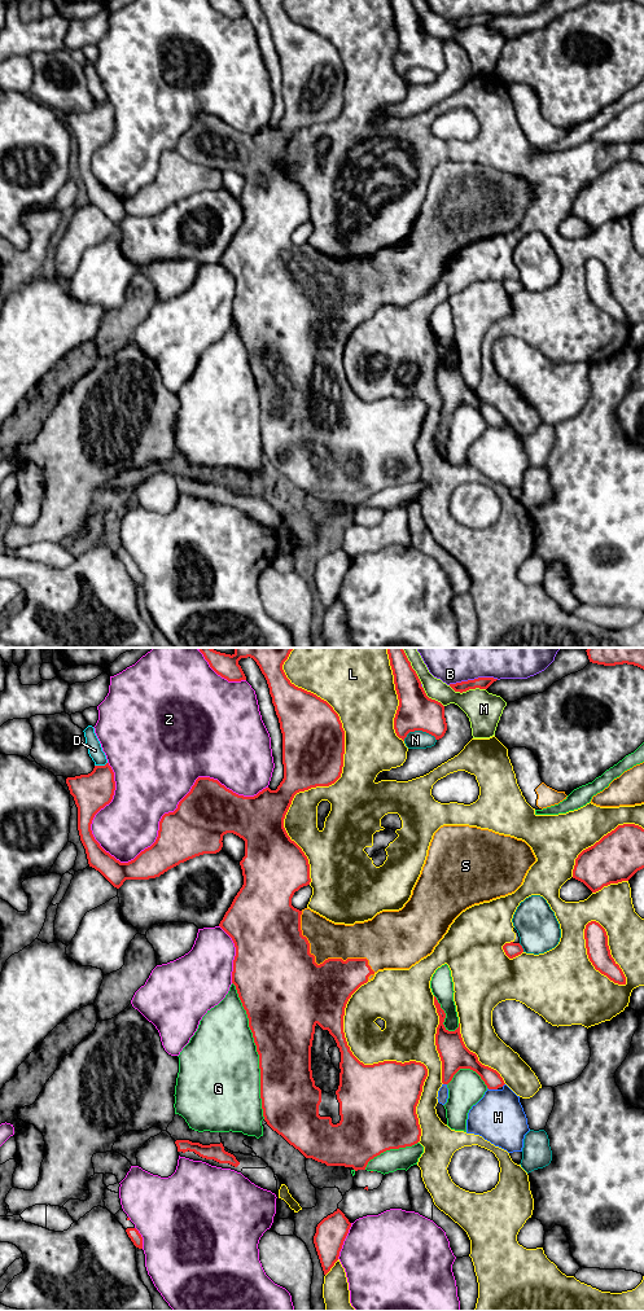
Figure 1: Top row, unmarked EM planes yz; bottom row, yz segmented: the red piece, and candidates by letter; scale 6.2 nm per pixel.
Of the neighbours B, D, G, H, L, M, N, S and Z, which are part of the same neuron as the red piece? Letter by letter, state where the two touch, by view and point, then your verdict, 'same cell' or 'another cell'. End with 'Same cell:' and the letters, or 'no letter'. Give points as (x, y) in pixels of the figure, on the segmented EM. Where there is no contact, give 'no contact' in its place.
B: meets red in yz at (474, 679); another cell
D: meets red in yz at (100, 766); another cell
G: meets red in yz at (257, 1051); another cell
H: meets red in yz at (493, 1088); another cell
L: meets red in yz at (341, 771); another cell
M: meets red in yz at (467, 689); another cell
N: meets red in yz at (420, 729); another cell
S: meets red in yz at (323, 963); same cell
Z: meets red in yz at (171, 812); another cell
Same cell: S

